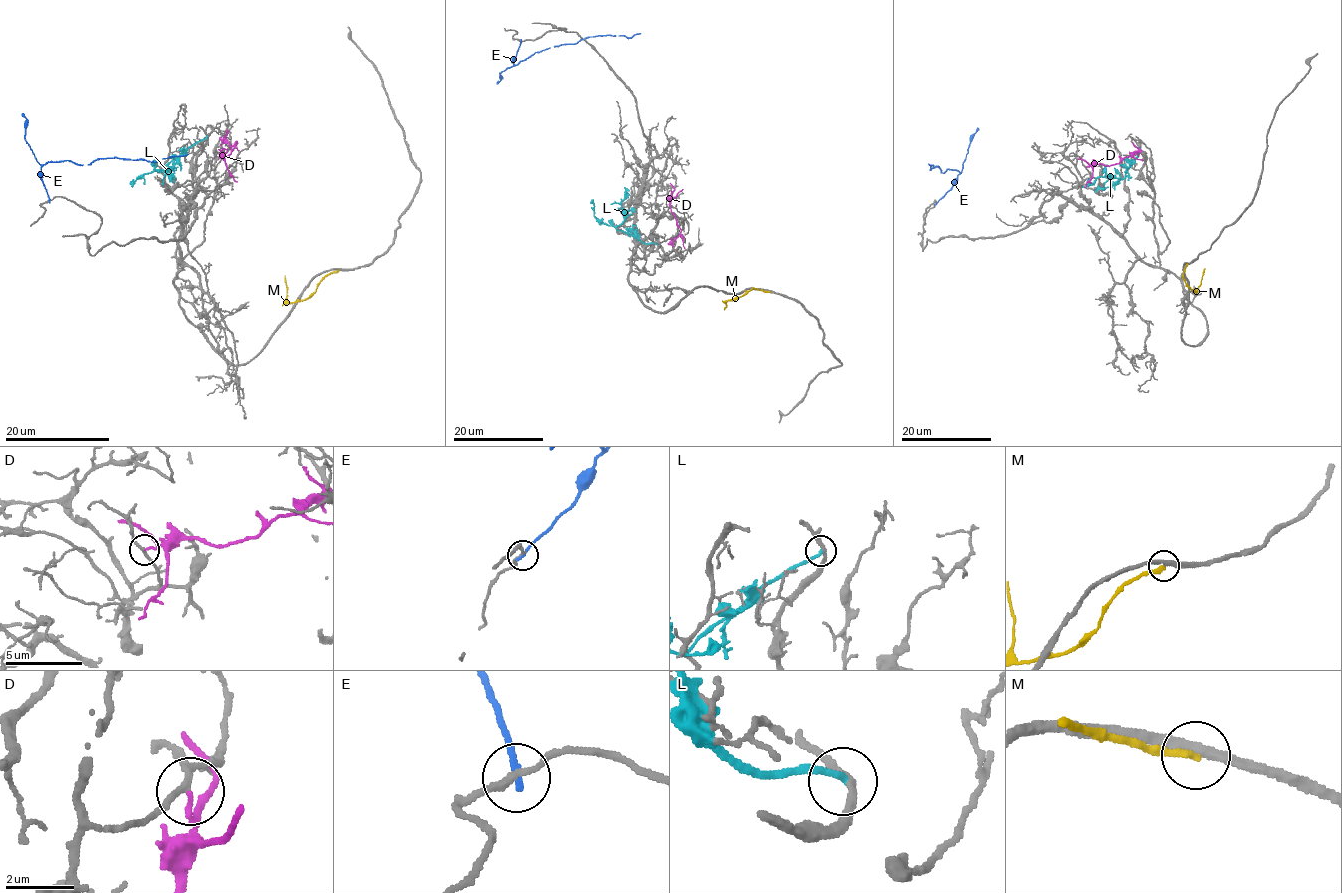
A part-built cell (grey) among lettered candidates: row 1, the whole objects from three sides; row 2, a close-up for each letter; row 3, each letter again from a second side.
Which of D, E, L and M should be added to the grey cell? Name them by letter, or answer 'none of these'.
none of these

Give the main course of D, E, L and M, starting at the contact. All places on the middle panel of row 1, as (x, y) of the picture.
D: (671, 191), (671, 211), (681, 228), (672, 243), (673, 237)
E: (520, 41), (513, 63), (517, 64), (536, 52), (562, 44), (576, 44), (588, 37), (629, 37), (640, 34)
L: (656, 244), (641, 242), (616, 228), (623, 220), (621, 203), (624, 187)
M: (770, 292), (752, 288), (726, 302), (724, 310)

